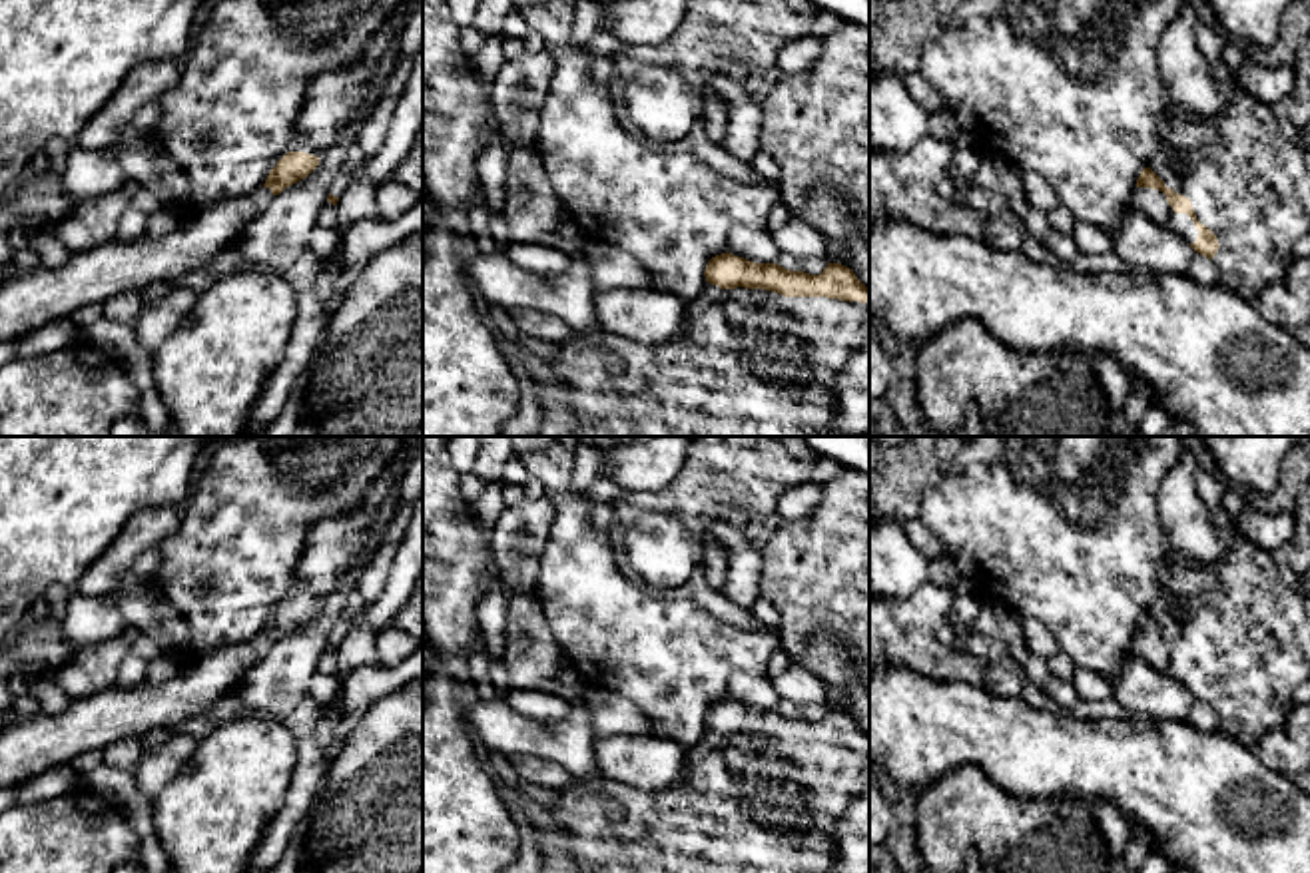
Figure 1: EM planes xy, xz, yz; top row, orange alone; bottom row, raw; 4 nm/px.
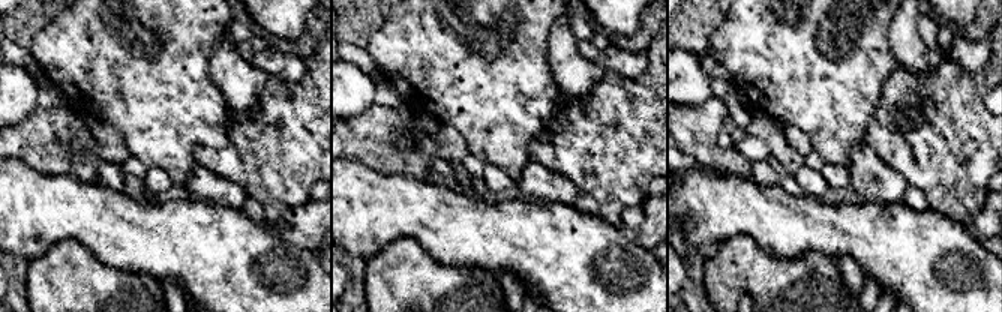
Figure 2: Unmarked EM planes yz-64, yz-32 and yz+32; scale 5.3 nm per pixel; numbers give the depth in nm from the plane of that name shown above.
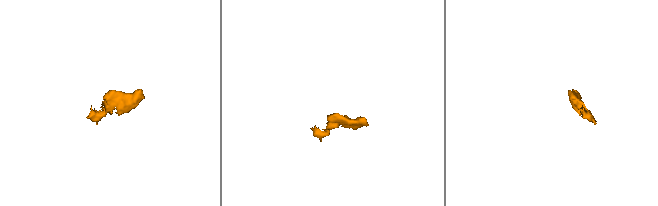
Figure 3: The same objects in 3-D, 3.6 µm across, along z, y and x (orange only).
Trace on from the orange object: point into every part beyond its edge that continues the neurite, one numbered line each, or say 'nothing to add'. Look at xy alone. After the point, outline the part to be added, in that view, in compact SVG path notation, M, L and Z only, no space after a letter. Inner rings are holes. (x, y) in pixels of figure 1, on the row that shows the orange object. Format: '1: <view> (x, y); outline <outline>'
1: xy (333, 98); outline M415 0L403 4L379 28L361 54L337 70L311 78L301 116L295 122L295 142L289 151L319 153L359 116L363 92L375 80L379 62L395 48Z
2: xy (30, 299); outline M269 187L245 199L221 201L187 219L164 239L110 241L76 251L58 267L40 265L0 285L0 341L18 339L86 305L102 305L126 291L144 291L156 281L175 285L207 265L257 217Z

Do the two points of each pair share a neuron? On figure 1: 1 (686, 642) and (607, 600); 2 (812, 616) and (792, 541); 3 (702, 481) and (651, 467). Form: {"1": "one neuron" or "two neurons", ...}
{"1": "one neuron", "2": "one neuron", "3": "two neurons"}

